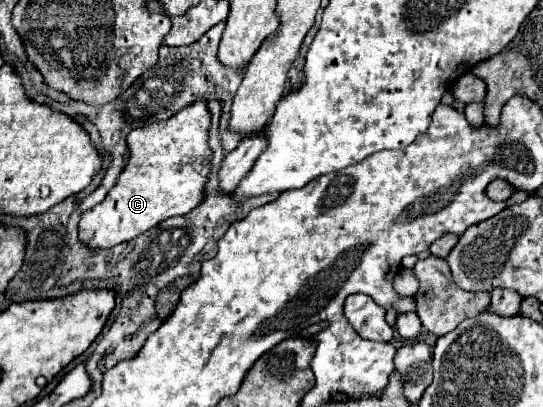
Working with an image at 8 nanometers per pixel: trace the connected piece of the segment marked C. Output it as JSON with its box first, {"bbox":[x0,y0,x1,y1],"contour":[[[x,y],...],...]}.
{"bbox":[78,100,212,252],"contour":[[[196,100],[170,120],[132,130],[128,134],[128,164],[116,178],[104,202],[86,210],[78,224],[78,240],[90,252],[110,250],[128,242],[160,222],[188,214],[202,202],[204,184],[210,172],[212,152],[208,148],[210,112],[206,100]]]}

